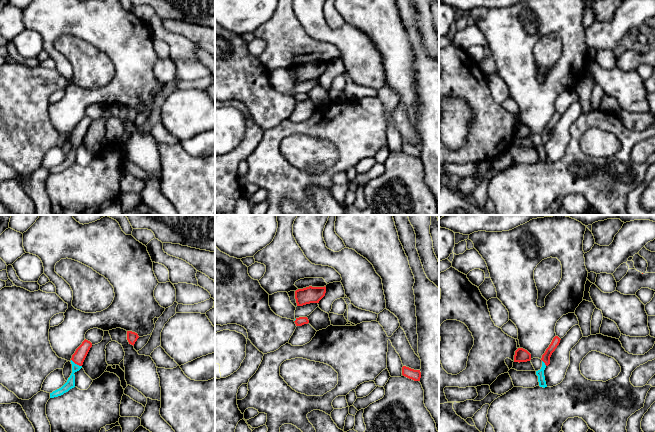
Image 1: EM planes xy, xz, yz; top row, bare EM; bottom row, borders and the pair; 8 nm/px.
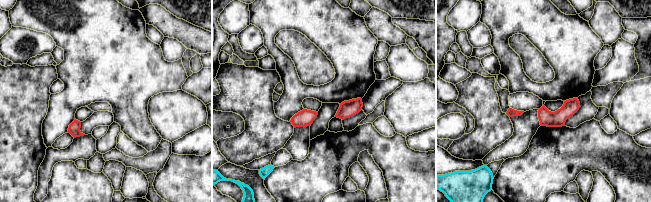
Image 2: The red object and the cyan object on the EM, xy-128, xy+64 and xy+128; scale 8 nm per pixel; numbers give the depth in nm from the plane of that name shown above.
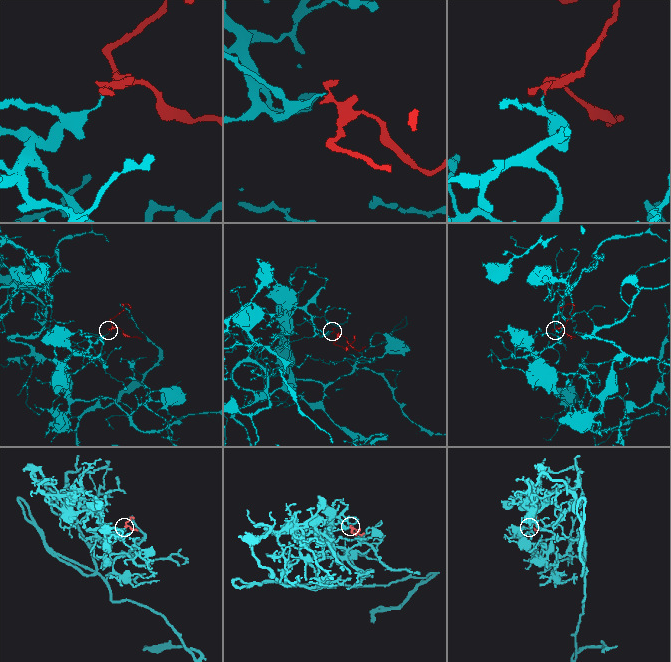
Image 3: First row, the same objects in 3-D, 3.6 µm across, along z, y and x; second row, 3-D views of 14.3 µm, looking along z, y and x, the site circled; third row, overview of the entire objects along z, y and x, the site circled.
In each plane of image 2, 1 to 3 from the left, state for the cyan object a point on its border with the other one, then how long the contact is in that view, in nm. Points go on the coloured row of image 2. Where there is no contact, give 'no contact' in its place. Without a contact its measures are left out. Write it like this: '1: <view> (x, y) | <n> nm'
1: no contact
2: no contact
3: no contact

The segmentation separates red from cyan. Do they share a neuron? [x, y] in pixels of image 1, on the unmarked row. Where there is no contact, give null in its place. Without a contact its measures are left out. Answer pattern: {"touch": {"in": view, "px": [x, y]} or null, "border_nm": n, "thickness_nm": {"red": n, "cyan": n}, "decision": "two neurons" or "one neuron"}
{"touch": {"in": "xy", "px": [76, 139]}, "border_nm": 110, "thickness_nm": {"red": 100, "cyan": 70}, "decision": "one neuron"}

